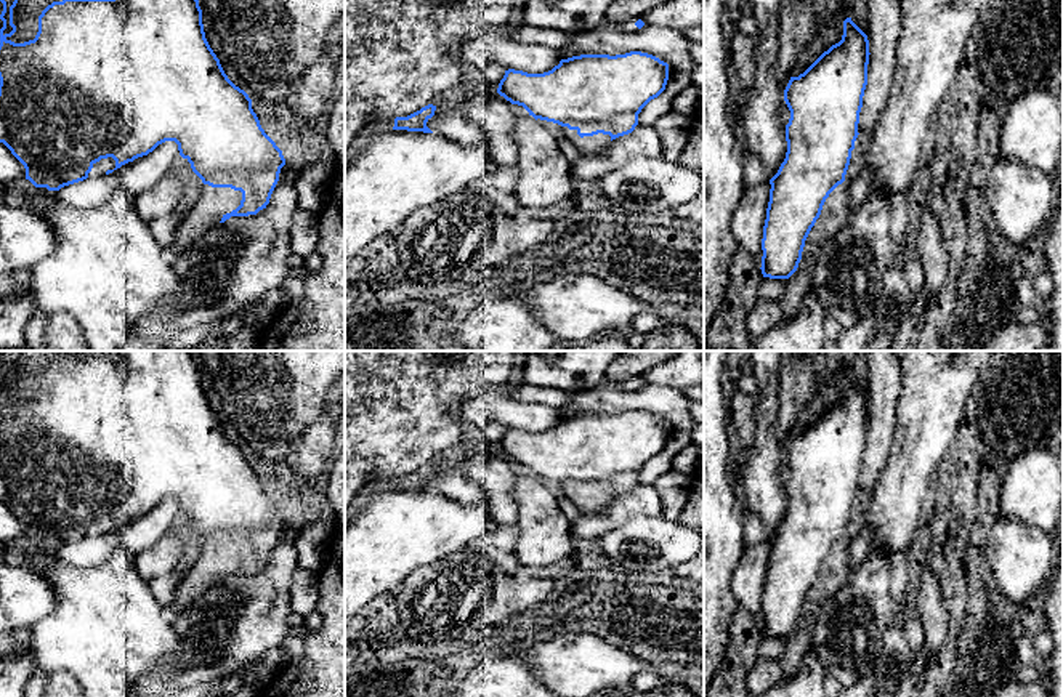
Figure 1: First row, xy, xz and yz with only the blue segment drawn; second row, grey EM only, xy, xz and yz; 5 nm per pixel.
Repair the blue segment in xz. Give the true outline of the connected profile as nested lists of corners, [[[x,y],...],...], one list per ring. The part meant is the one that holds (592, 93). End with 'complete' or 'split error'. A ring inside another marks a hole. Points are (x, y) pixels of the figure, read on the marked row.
[[[648,53],[580,54],[561,59],[558,66],[544,74],[508,69],[497,93],[511,104],[523,106],[536,120],[568,127],[580,138],[609,135],[612,141],[635,130],[638,114],[665,90],[667,80],[669,64]]]; complete

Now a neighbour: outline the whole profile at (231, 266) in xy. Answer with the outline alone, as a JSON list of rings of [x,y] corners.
[[[279,178],[269,203],[257,215],[231,216],[210,228],[184,250],[170,253],[172,268],[180,277],[175,298],[194,327],[232,317],[257,304],[268,292],[281,288],[290,276],[287,256],[292,253],[290,226],[298,208],[295,178]]]

